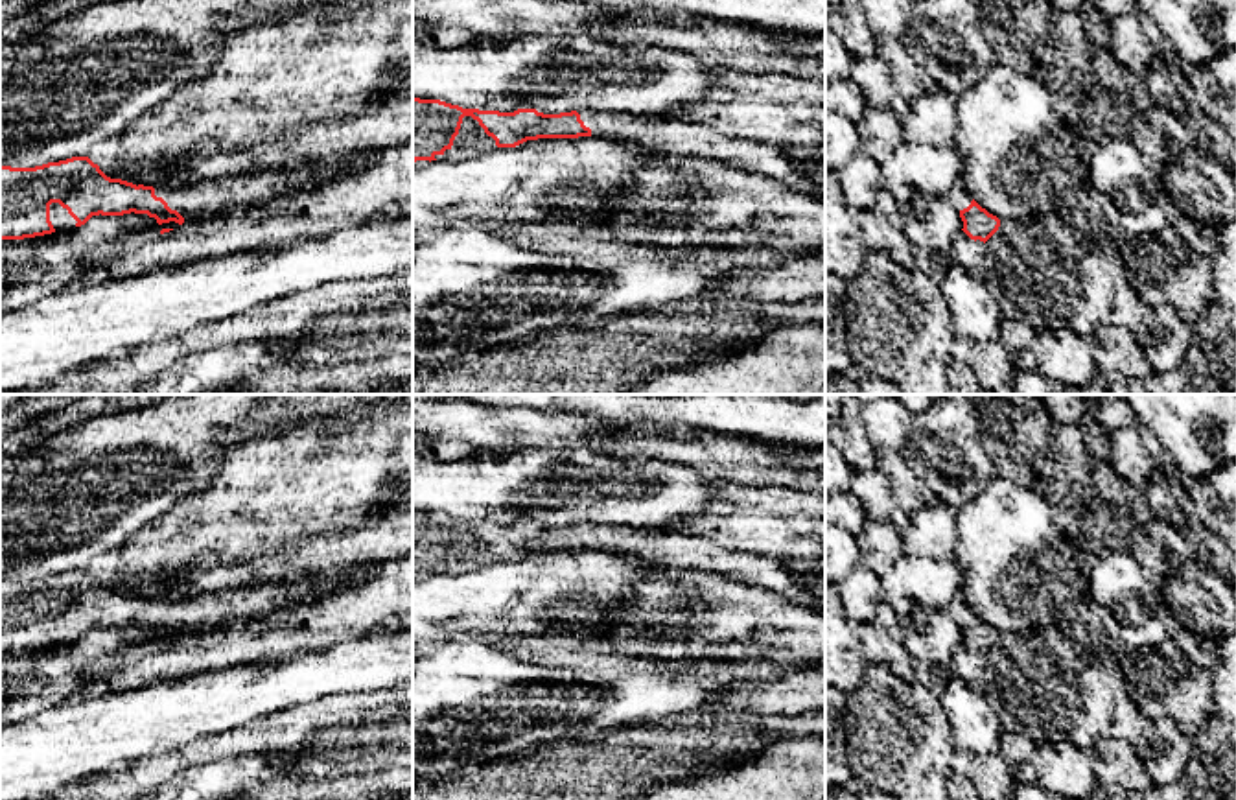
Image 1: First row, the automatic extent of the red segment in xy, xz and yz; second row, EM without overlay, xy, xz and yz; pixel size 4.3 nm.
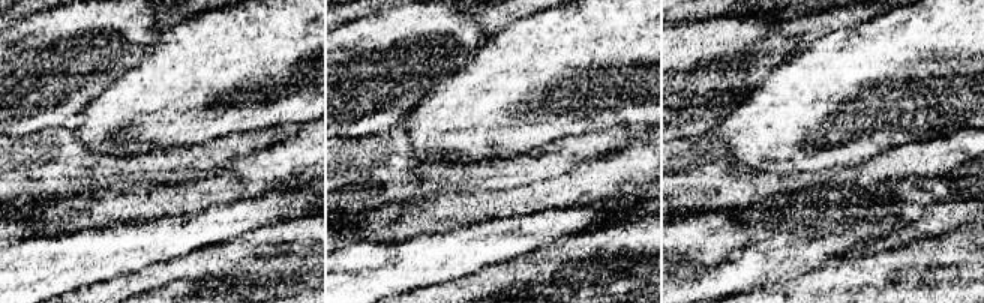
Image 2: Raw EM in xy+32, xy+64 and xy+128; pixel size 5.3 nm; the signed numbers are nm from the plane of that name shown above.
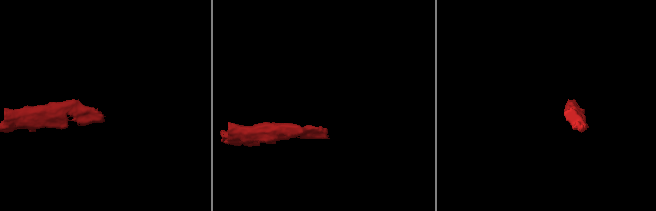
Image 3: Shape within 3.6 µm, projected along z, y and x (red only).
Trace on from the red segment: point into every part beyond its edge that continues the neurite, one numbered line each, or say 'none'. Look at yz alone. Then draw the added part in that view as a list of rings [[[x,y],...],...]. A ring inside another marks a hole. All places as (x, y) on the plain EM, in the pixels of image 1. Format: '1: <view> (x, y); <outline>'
1: yz (960, 611); [[[958,597],[952,601],[950,614],[954,621],[960,625],[971,618],[973,610],[962,597]]]

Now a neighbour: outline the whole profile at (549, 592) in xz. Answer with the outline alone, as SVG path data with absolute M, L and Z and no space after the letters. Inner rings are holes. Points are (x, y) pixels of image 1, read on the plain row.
M599 549L527 553L459 575L437 571L413 581L413 643L457 636L472 640L569 636L578 649L593 651L602 640L602 619L628 597L637 581L652 573L676 571L680 570Z

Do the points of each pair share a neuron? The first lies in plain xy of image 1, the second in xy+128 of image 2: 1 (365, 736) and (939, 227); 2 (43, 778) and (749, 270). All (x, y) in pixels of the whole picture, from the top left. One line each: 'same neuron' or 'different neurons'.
1: different neurons
2: same neuron

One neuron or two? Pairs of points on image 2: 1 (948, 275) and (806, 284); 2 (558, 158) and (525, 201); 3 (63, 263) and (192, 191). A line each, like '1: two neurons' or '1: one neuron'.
1: one neuron
2: two neurons
3: two neurons

